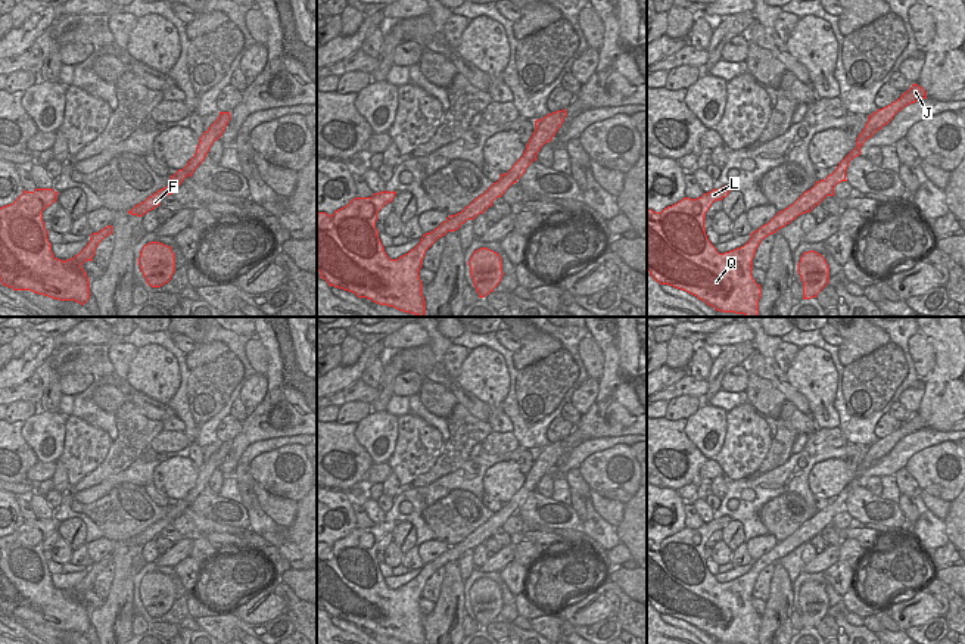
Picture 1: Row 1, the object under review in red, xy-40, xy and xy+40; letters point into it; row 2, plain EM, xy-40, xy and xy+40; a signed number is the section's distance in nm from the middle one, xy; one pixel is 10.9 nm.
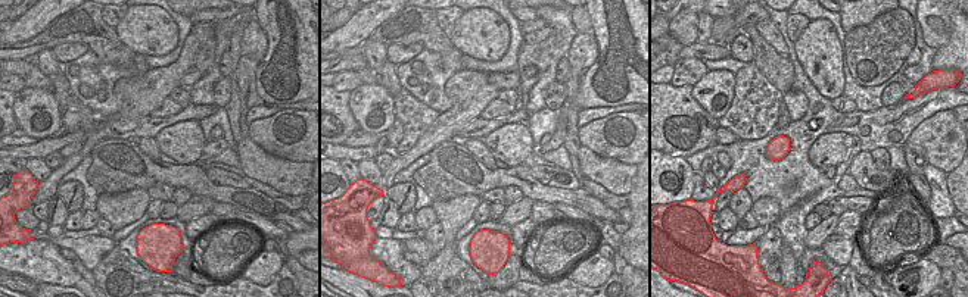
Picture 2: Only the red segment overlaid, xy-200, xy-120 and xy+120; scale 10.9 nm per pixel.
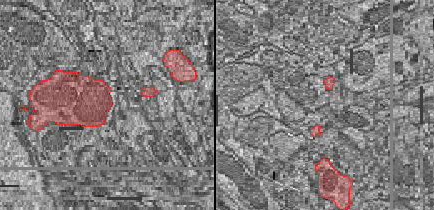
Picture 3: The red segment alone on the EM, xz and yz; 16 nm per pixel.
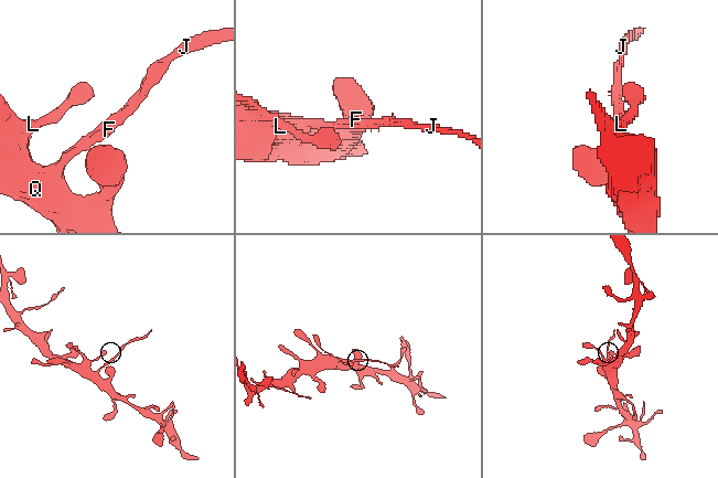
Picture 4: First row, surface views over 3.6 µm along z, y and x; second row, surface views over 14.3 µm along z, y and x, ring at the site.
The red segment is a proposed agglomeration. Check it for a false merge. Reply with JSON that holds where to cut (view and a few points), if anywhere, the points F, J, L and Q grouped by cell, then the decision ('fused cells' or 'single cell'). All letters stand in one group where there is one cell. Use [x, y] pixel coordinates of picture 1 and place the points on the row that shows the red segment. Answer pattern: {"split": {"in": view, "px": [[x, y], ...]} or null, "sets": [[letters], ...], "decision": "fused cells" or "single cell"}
{"split": {"in": "xy", "px": [[426, 235], [435, 240]]}, "sets": [["F", "J"], ["L", "Q"]], "decision": "fused cells"}

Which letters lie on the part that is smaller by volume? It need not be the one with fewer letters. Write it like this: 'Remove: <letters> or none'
Remove: F, J

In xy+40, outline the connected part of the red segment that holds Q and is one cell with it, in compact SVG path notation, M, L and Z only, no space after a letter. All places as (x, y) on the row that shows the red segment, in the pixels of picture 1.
M723 186L701 197L684 197L662 212L647 209L647 270L660 284L685 290L716 311L759 317L760 284L751 276L753 258L762 239L751 239L741 248L719 253L706 234L706 212L713 202L722 200L732 189Z

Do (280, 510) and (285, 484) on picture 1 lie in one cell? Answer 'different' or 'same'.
different

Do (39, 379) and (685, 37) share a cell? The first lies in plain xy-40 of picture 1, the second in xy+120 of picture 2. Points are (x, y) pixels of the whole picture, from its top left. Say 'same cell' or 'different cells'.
different cells

